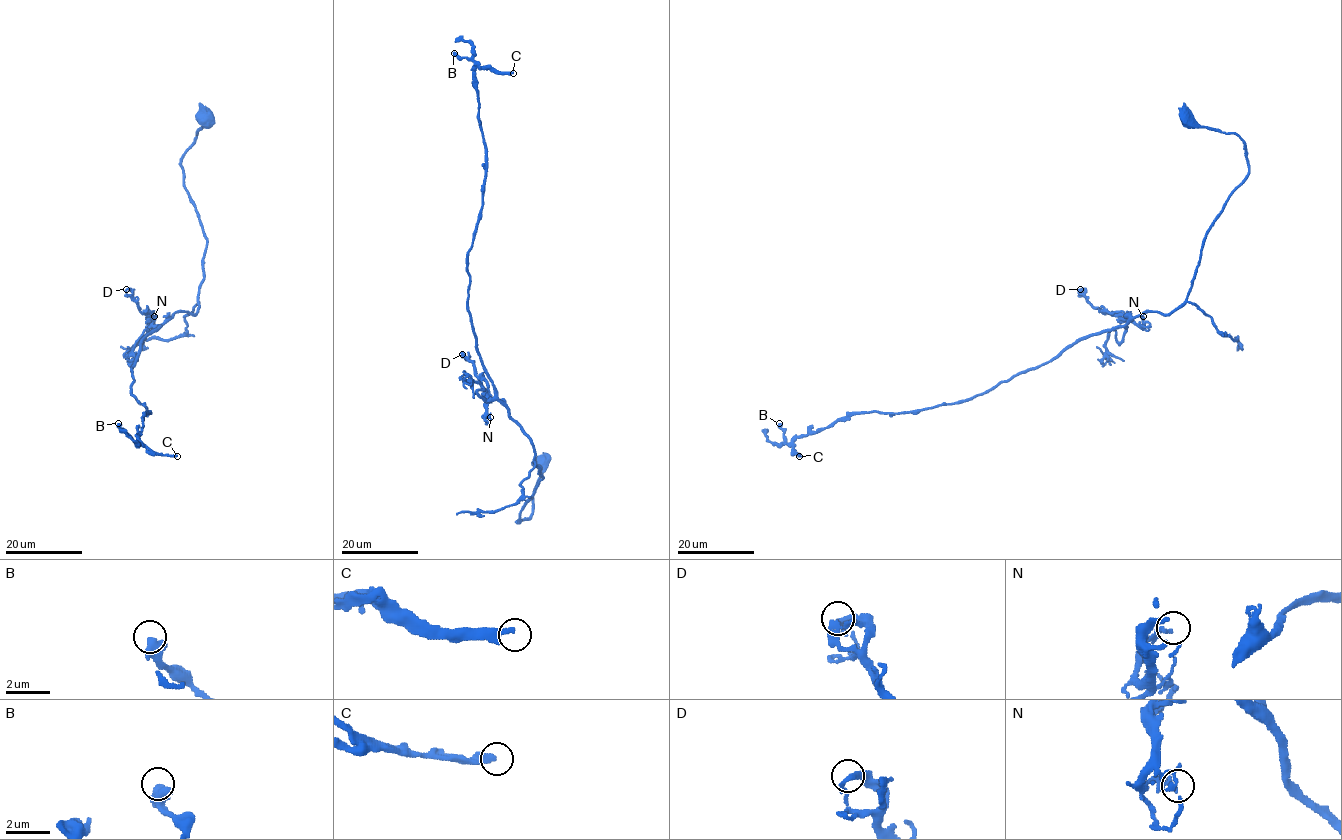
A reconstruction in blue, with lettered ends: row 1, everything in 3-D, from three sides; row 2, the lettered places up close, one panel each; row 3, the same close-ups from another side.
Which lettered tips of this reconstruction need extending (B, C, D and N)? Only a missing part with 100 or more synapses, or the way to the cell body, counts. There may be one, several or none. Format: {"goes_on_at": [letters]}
{"goes_on_at": ["C"]}

